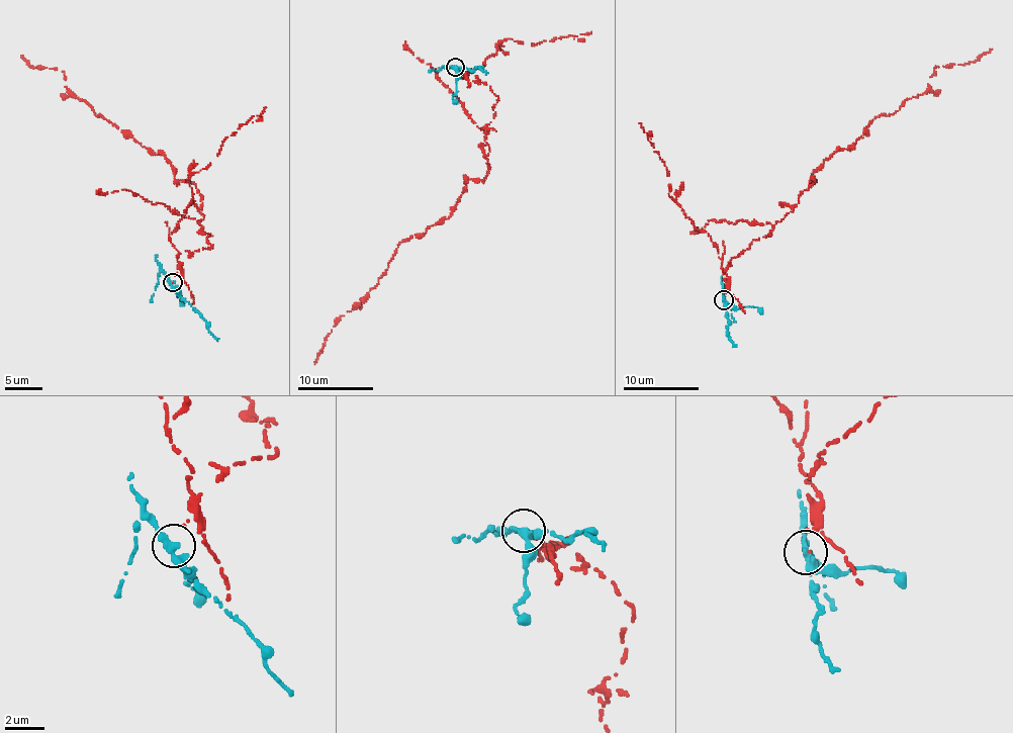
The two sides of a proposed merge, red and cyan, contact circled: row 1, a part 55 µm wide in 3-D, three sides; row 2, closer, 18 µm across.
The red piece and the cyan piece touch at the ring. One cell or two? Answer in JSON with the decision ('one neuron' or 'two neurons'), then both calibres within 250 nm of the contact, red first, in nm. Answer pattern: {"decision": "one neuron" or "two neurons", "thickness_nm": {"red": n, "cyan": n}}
{"decision": "two neurons", "thickness_nm": {"red": 70, "cyan": 320}}

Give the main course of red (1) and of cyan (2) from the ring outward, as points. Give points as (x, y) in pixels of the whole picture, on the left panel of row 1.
1: (173, 283), (180, 254), (212, 246), (196, 186), (72, 95), (64, 73), (33, 69), (21, 56)
2: (173, 283), (217, 341)

